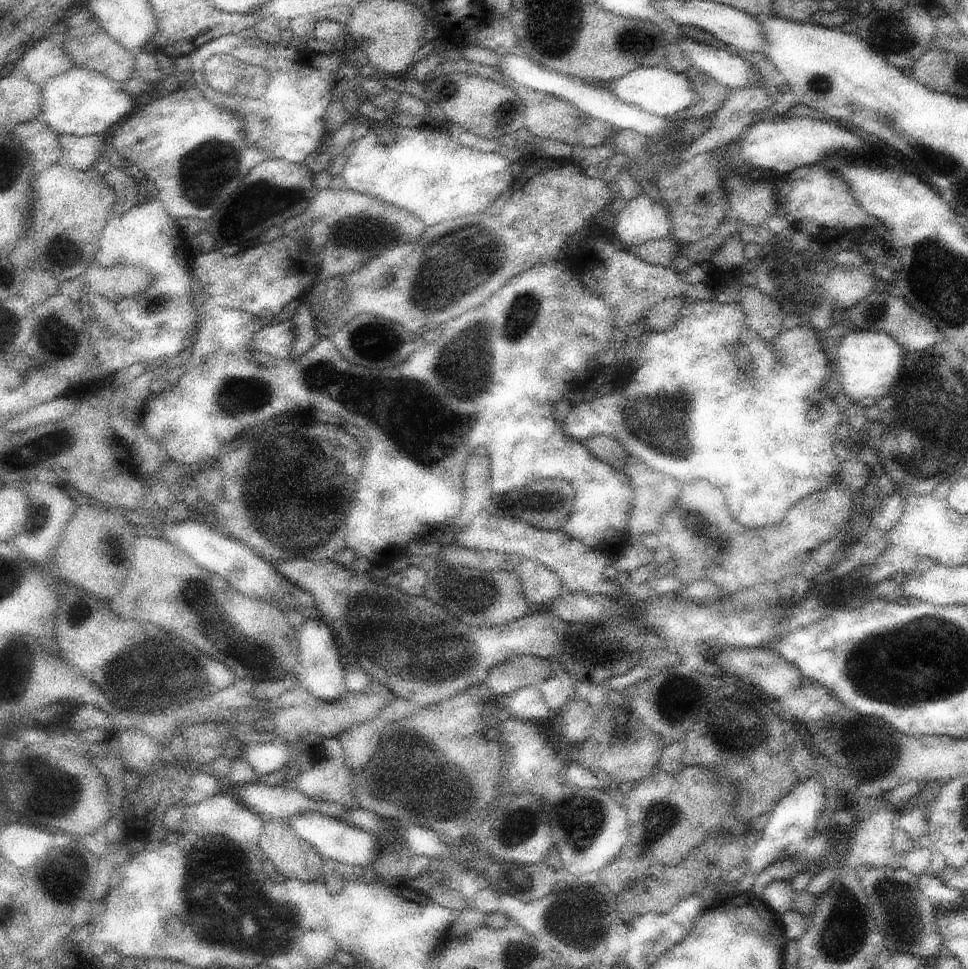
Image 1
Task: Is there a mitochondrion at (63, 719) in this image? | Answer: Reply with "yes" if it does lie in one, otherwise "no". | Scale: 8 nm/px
no

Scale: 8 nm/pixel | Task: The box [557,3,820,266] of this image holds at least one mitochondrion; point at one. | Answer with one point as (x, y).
(630, 40)

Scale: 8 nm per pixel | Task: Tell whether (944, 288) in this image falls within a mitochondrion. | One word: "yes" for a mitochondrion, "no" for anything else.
yes

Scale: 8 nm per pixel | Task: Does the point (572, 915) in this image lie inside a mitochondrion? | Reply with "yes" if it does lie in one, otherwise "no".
yes

